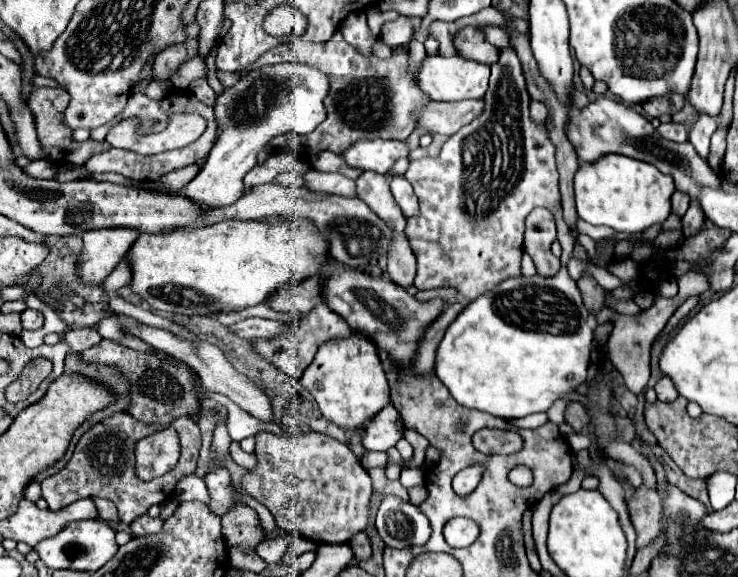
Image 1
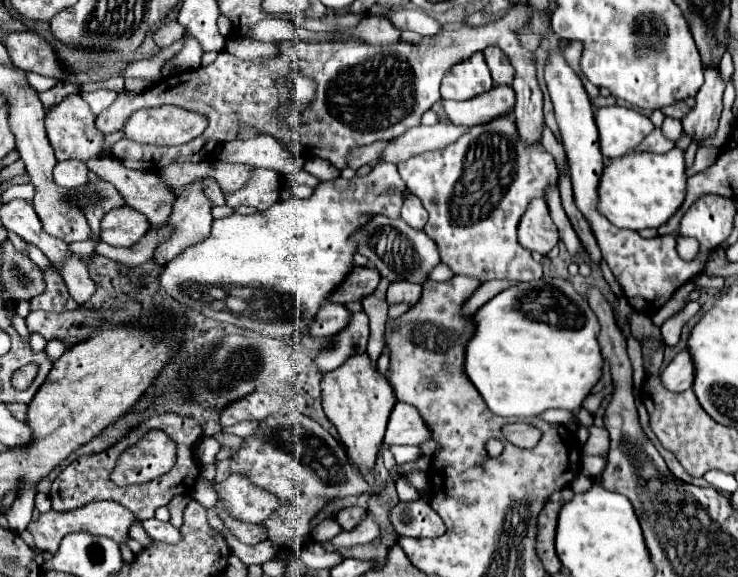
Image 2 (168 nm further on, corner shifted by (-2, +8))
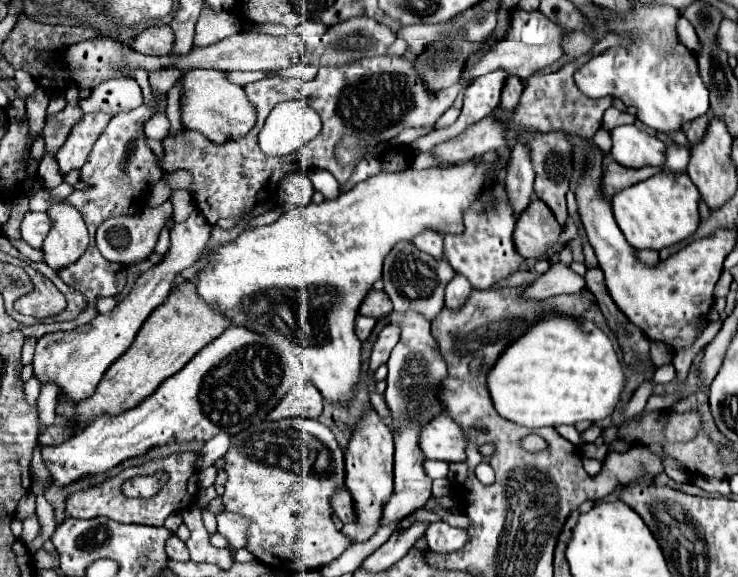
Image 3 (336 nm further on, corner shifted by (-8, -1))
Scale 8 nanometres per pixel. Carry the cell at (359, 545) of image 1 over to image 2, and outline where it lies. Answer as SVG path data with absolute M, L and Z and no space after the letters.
M351 505L351 507L343 507L343 509L337 513L335 519L339 521L339 525L341 525L345 531L351 531L351 529L357 525L357 521L363 517L363 513L365 513L363 507Z

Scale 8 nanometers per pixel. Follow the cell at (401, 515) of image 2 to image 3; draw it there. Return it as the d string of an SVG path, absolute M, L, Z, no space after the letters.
M431 522L425 532L425 540L429 550L447 554L459 550L467 542L467 532L463 532L461 528L453 528L447 522Z

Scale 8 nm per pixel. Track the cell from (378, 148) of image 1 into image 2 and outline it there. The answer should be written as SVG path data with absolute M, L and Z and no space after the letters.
M437 123L433 127L413 127L405 135L389 141L383 159L389 163L401 163L415 155L421 155L425 151L443 149L451 143L455 143L469 127L465 125L453 125L453 123Z

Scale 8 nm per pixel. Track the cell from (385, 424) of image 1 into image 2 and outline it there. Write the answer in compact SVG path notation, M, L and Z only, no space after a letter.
M397 403L387 425L385 443L391 445L421 445L429 441L431 429L421 419L419 411L413 409L409 403Z

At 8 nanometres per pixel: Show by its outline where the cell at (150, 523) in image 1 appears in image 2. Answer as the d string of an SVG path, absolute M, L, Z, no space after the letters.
M147 519L147 521L141 521L141 525L149 533L149 537L155 541L163 541L163 543L171 543L171 545L181 541L179 529L175 529L171 523L163 523L159 519Z

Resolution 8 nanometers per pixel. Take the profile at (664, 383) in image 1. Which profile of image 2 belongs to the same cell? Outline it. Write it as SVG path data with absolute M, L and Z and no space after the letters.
M681 351L671 363L669 367L661 373L661 381L669 391L687 391L693 385L693 359L689 355L689 351Z

